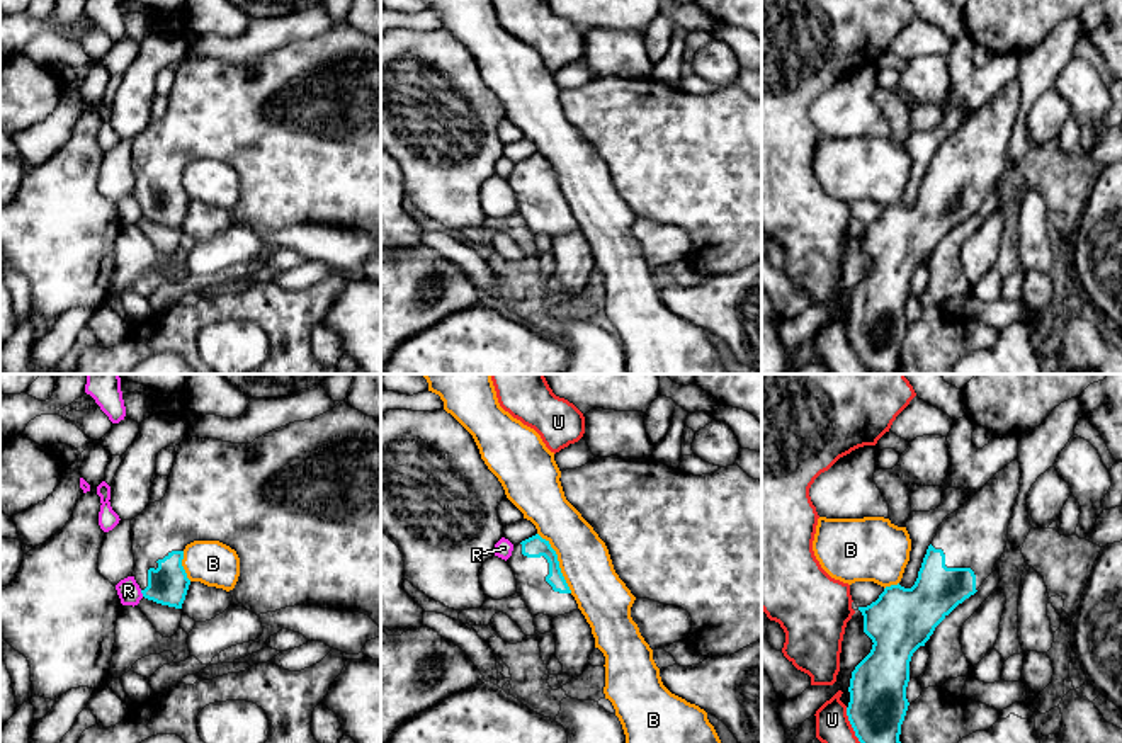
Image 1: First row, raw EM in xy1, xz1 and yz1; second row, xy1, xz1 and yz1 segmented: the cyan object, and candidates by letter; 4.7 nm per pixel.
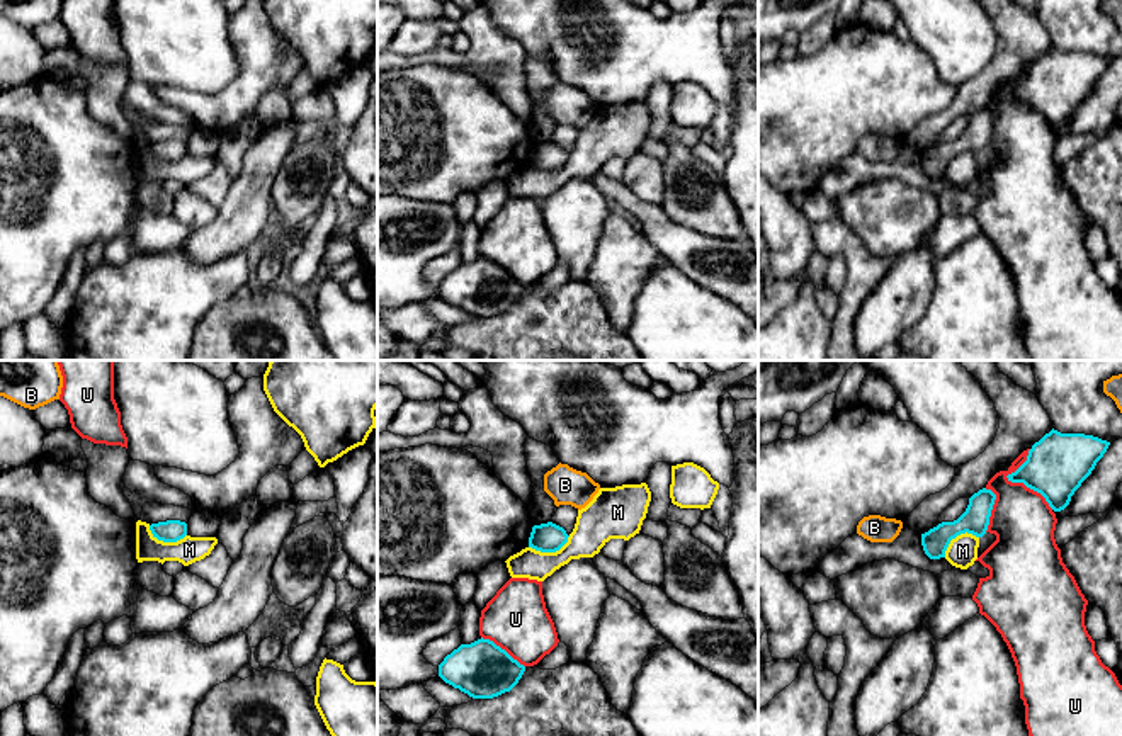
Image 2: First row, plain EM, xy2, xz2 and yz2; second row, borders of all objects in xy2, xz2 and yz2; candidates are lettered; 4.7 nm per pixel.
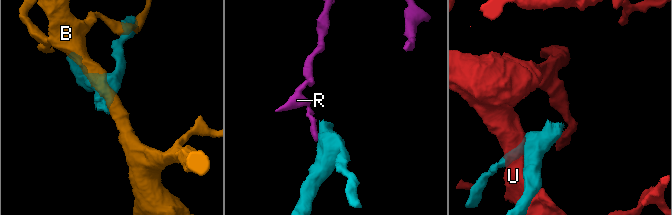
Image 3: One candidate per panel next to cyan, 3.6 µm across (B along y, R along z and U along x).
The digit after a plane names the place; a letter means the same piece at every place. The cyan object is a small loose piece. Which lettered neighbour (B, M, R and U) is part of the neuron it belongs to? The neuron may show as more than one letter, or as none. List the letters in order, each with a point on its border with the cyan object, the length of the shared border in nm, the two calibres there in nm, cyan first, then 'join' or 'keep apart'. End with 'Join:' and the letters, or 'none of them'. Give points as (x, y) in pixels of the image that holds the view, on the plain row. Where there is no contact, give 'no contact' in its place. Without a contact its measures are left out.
B: xz1 (558, 182) | 340 nm | 100/240 nm | keep apart
M: xy2 (165, 160) | 190 nm | 110/130 nm | keep apart
R: xy1 (141, 211) | 40 nm | 190/110 nm | keep apart
U: yz2 (1017, 101) | 300 nm | 280/300 nm | keep apart
Join: none of them

